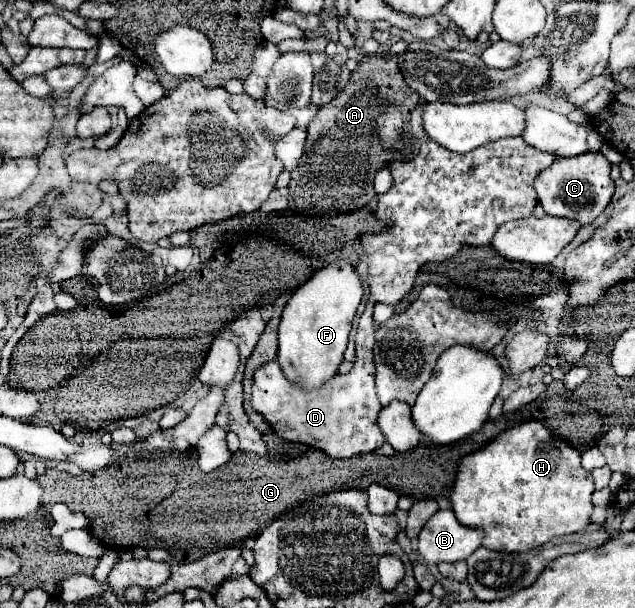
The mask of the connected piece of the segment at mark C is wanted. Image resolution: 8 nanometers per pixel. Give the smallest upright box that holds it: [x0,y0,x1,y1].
[535,152,615,226]

